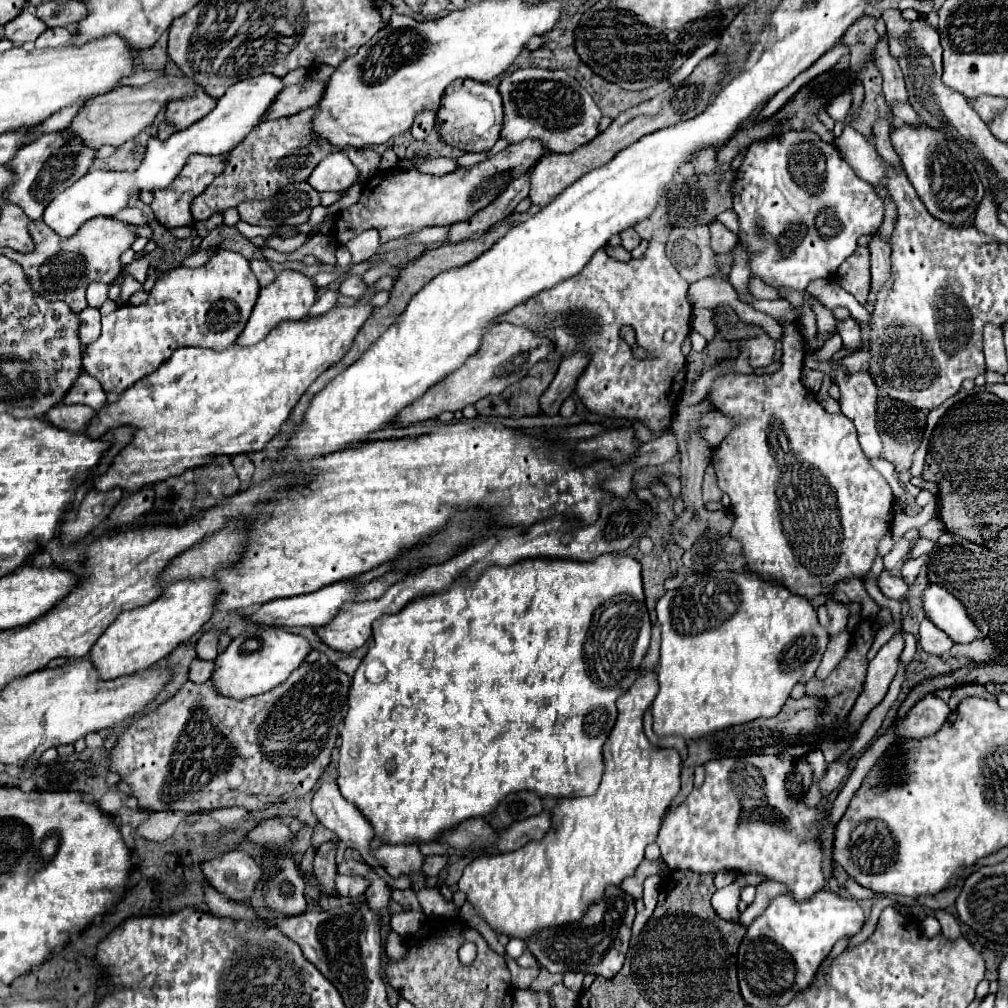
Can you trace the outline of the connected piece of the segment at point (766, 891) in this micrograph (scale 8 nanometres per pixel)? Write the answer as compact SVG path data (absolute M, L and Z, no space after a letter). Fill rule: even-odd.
M767 880L763 884L757 886L757 896L755 896L755 902L741 914L741 924L743 926L749 926L757 916L763 914L763 910L767 908L767 904L779 896L779 894L787 894L787 886L783 886L781 882L773 882L773 880Z

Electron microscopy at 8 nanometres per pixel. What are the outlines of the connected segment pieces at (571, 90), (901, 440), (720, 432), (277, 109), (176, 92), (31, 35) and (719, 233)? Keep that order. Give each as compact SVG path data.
M539 66L517 68L501 80L499 92L503 98L501 138L507 142L531 138L539 140L549 152L575 152L599 132L597 124L601 120L601 110L589 92L563 70L545 70Z
M883 398L877 404L877 430L881 434L883 442L883 458L889 460L897 472L907 472L913 460L913 452L917 450L921 438L923 438L923 424L925 414L905 402Z
M715 410L703 412L699 424L701 424L699 434L705 440L707 448L715 448L727 436L727 432L731 432L731 426L733 426L731 420L727 420L727 416L717 414Z
M305 80L301 84L293 84L283 88L283 92L273 100L273 104L267 110L267 120L291 116L295 112L307 110L317 106L317 98L323 94L323 82L315 80Z
M161 76L151 80L145 86L131 88L131 86L121 86L111 90L109 94L101 94L93 100L87 100L87 104L77 112L77 116L71 120L67 128L61 132L65 136L77 136L83 146L91 146L91 150L97 150L99 146L121 146L129 140L133 140L143 128L151 126L155 114L163 108L163 104L181 98L187 92L199 90L199 84L195 84L189 78L179 78L179 76Z
M23 10L3 28L3 36L21 48L25 42L35 42L43 30L47 30L47 26L31 10Z
M713 222L709 226L709 230L711 230L711 248L715 250L715 254L727 254L739 242L737 234L733 234L731 230L727 230L721 222Z

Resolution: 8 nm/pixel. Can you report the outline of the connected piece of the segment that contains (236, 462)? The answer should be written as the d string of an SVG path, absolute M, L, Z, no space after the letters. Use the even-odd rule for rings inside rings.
M241 454L241 456L233 456L231 464L235 466L235 470L239 474L239 480L243 482L241 488L247 488L251 484L251 476L253 476L253 462L249 460L247 454Z

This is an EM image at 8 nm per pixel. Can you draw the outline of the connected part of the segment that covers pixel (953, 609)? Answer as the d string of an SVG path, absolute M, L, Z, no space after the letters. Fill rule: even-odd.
M929 584L923 590L921 600L925 616L953 642L967 644L973 640L983 640L983 634L967 614L965 606L939 584Z

